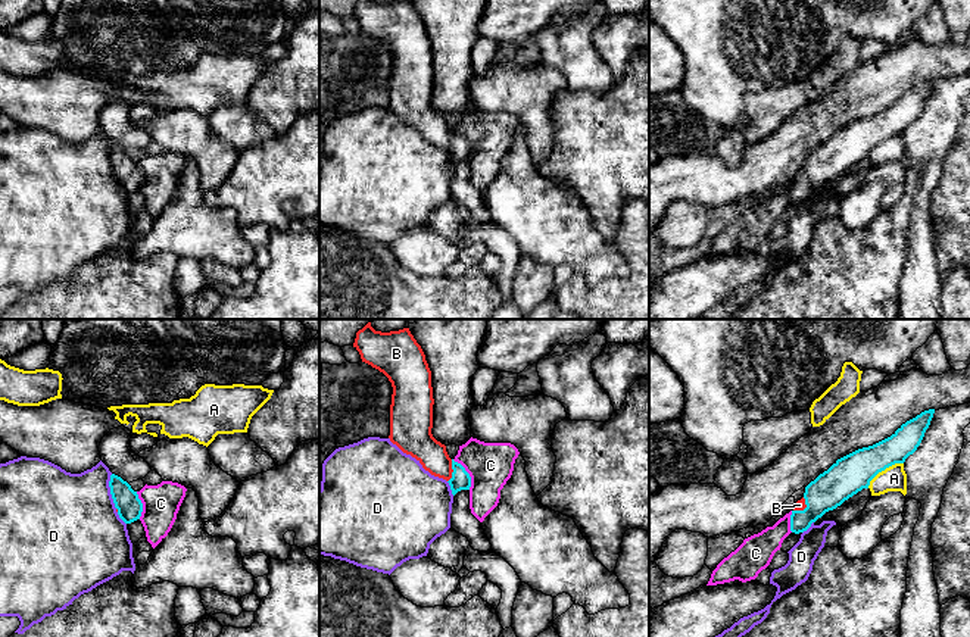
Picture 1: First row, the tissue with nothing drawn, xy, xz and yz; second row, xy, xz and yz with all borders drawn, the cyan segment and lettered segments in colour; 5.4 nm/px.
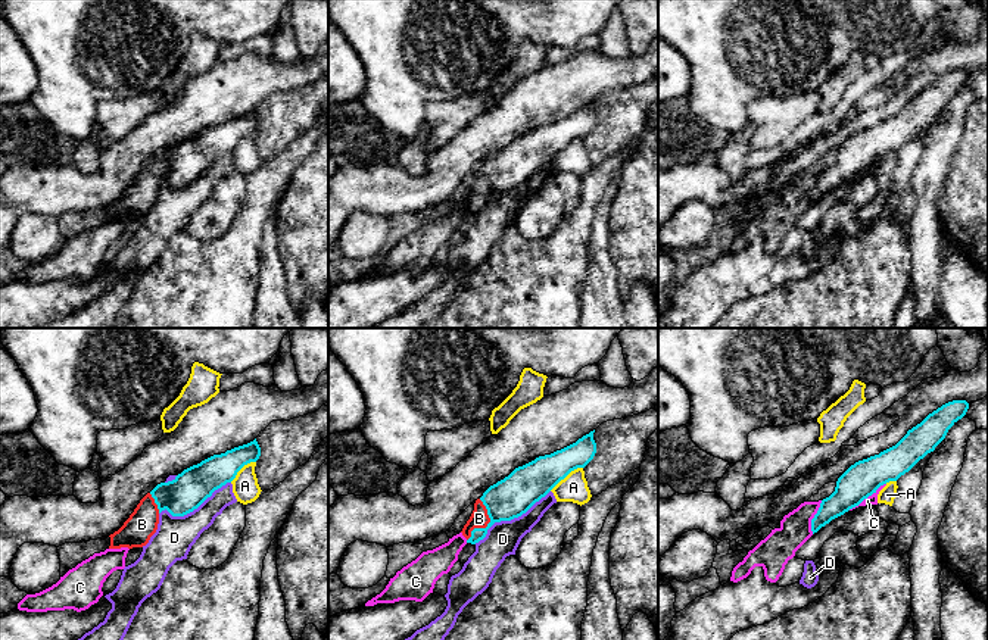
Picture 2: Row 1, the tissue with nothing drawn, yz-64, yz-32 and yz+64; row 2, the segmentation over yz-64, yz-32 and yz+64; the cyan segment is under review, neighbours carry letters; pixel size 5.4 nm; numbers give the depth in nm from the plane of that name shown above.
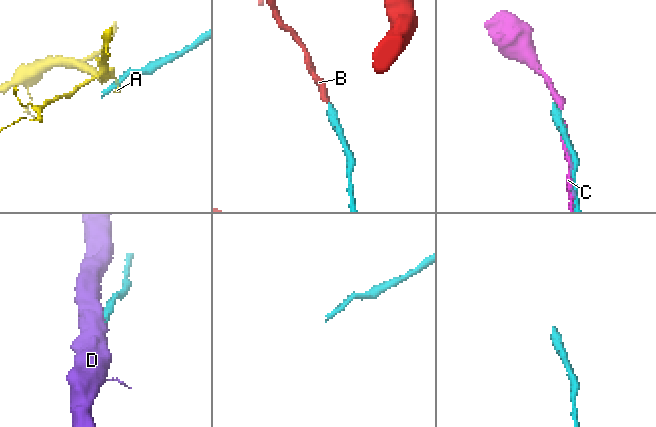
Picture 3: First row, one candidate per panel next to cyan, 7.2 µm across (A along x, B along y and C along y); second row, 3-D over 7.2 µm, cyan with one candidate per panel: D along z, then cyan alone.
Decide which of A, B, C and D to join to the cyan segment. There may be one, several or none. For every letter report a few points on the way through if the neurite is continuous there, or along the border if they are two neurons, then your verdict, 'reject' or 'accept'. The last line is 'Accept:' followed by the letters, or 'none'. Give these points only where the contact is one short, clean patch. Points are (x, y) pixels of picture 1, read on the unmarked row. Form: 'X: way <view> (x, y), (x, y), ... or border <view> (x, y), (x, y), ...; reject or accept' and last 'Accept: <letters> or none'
A: border yz (903, 133), (895, 133), (882, 140), (867, 158); reject
B: way xz (461, 150), (454, 141), (445, 139), (418, 112); accept
C: reject
D: reject
Accept: B

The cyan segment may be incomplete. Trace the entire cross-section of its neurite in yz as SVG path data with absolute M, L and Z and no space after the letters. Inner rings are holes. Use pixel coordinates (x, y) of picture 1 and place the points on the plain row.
M935 79L902 94L891 107L838 129L827 141L805 157L804 168L793 177L790 202L807 202L826 182L868 159L870 152L886 138L904 134L920 116Z

